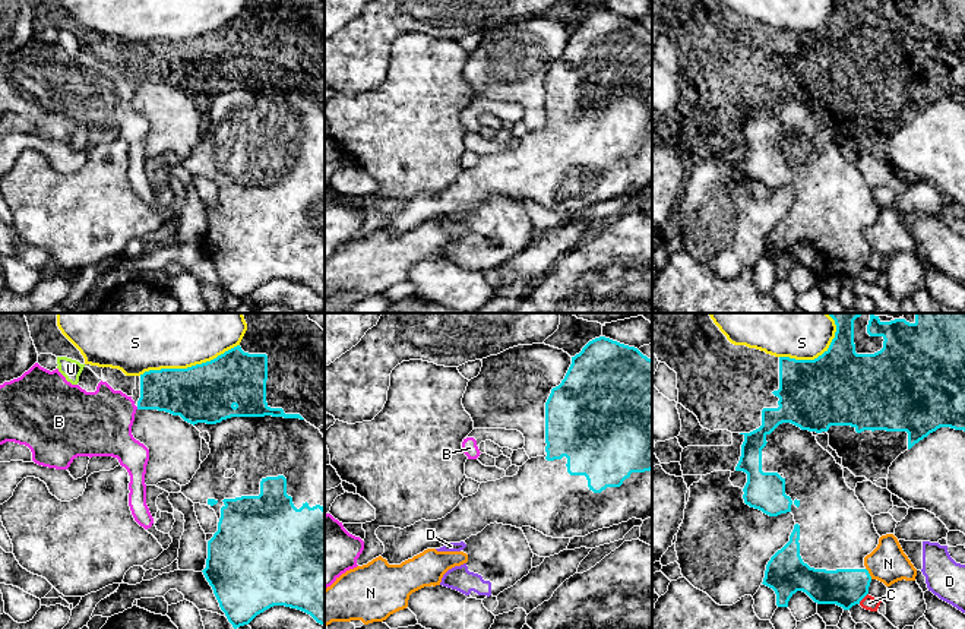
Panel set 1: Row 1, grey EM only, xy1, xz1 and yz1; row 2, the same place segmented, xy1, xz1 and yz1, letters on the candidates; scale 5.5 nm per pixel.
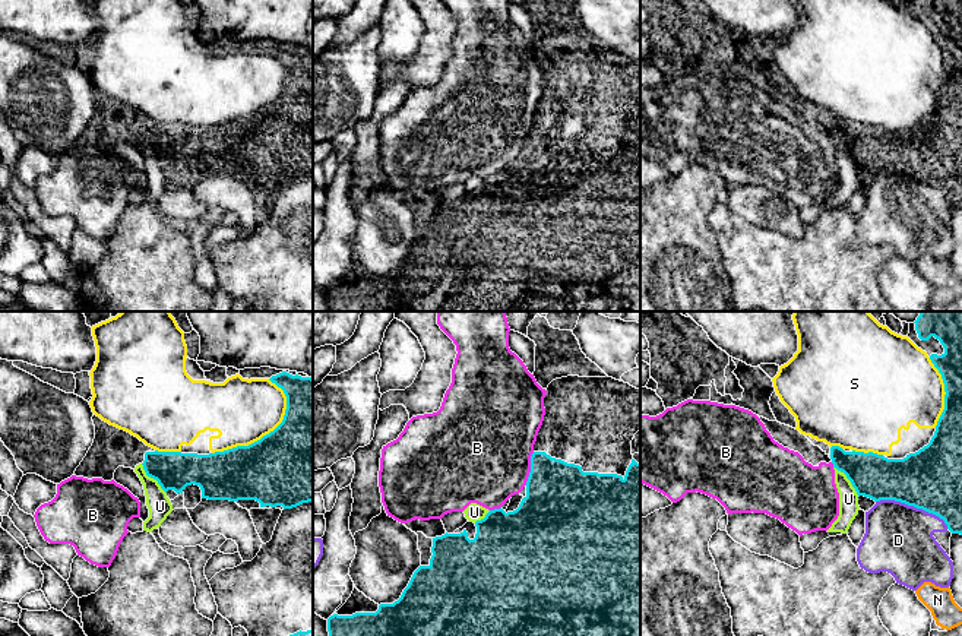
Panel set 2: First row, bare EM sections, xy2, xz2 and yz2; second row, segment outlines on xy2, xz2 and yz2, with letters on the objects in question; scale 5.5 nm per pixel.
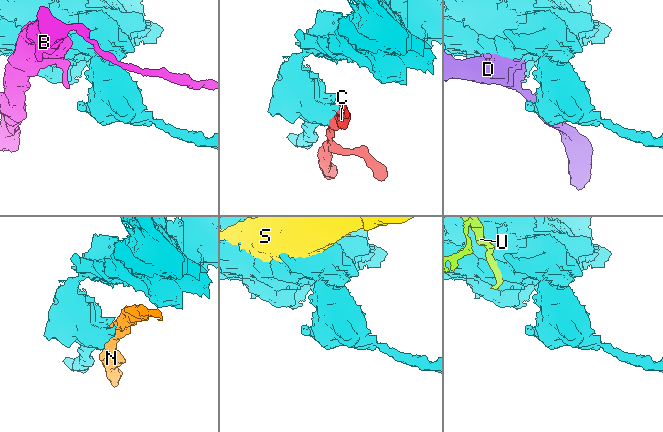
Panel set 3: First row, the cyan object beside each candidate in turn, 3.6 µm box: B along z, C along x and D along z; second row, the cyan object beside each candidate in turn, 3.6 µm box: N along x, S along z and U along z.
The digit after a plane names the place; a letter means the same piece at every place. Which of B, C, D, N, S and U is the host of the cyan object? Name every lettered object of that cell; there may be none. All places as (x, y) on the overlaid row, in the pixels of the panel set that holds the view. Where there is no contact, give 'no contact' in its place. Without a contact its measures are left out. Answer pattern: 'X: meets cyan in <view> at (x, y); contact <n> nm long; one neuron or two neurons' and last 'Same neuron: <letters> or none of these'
B: meets cyan in xz2 at (531, 468); contact 190 nm long; two neurons
C: meets cyan in yz1 at (863, 597); contact 80 nm long; two neurons
D: meets cyan in yz2 at (914, 506); contact 420 nm long; two neurons
N: meets cyan in yz1 at (869, 574); contact 70 nm long; two neurons
S: meets cyan in xy2 at (263, 436); contact 550 nm long; two neurons
U: meets cyan in xy2 at (152, 477); contact 220 nm long; two neurons
Same neuron: none of these

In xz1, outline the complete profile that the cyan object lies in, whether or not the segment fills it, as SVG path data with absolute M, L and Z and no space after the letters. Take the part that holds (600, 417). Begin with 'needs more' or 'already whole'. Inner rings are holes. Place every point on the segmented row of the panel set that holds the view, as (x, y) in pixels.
needs more | M605 336L589 341L572 364L561 383L551 389L545 402L545 455L528 459L513 477L481 483L475 494L437 521L421 519L404 530L379 527L377 538L385 546L383 559L401 565L427 549L440 549L447 543L461 543L477 535L490 524L531 527L547 537L585 537L632 518L652 516L652 360L637 348Z

